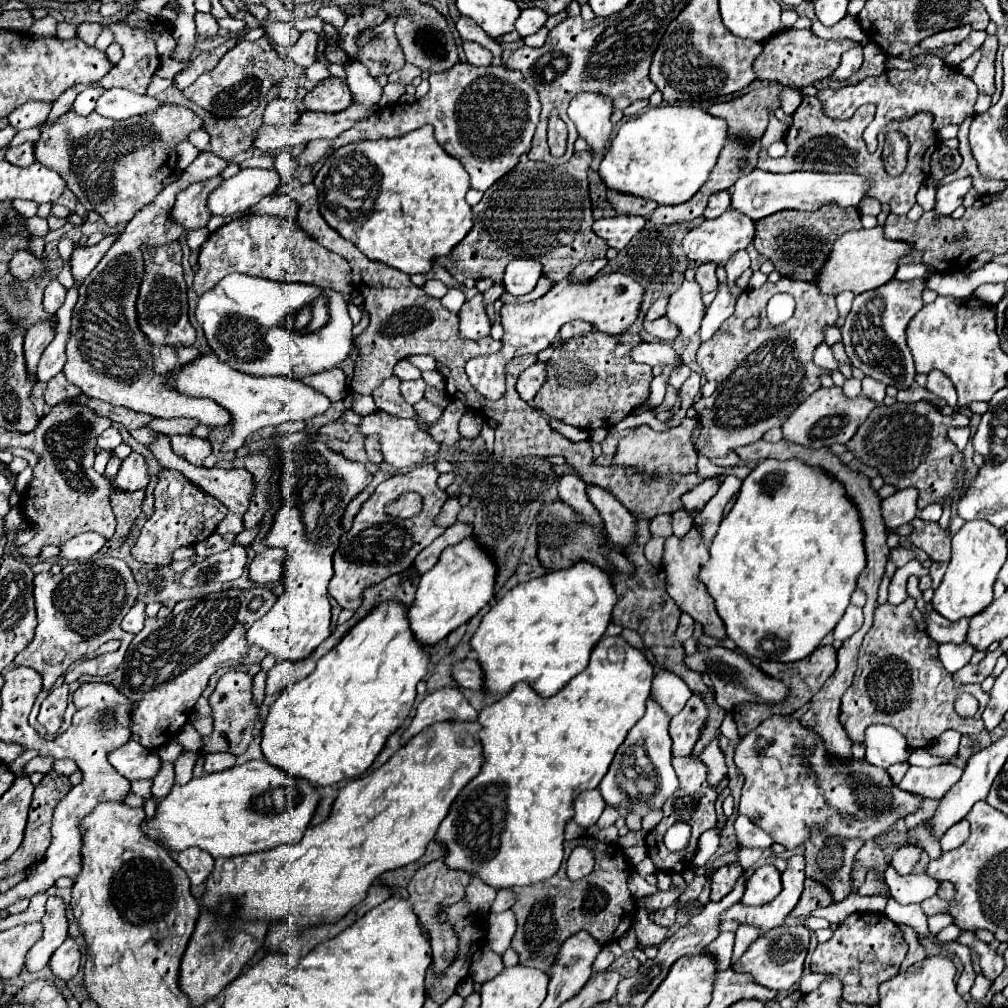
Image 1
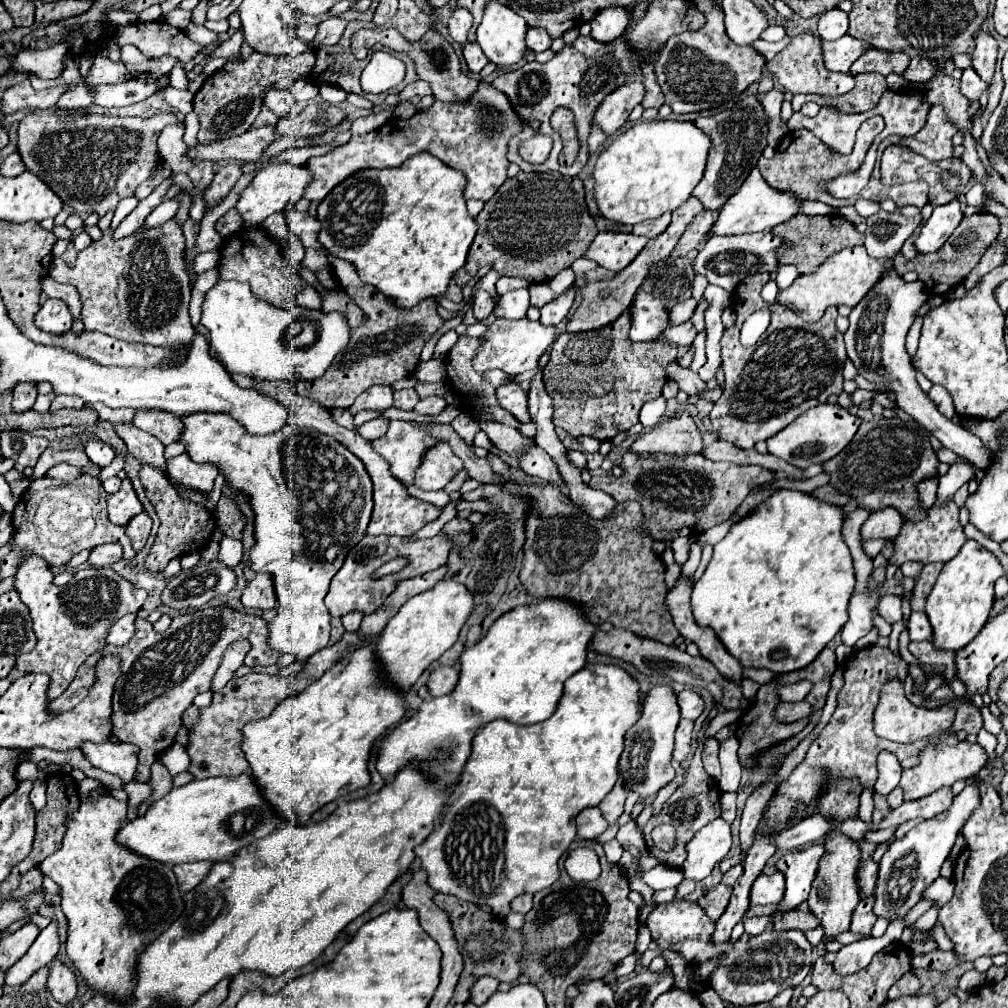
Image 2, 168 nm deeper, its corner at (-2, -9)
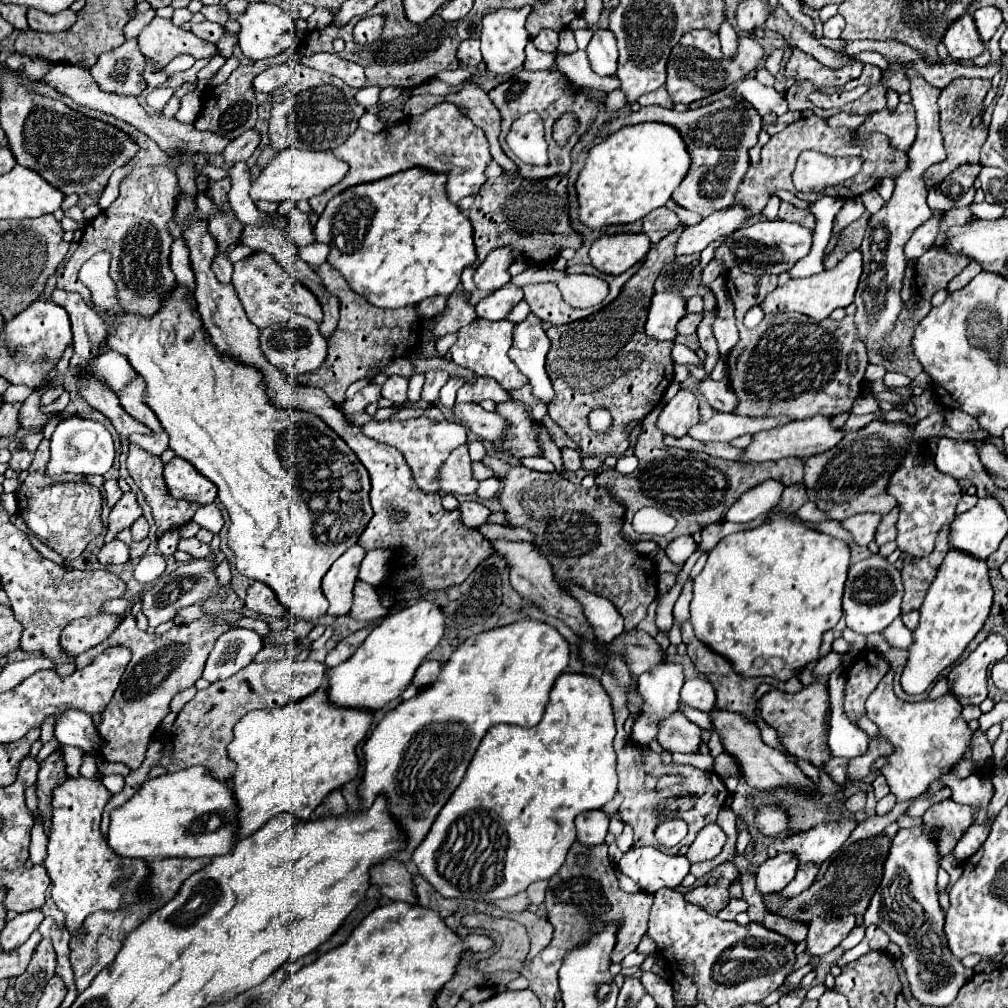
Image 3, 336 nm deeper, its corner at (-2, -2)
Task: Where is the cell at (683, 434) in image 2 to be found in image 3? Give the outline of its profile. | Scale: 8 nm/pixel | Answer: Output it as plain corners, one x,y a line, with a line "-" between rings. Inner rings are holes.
681,389
663,409
657,427
665,435
683,437
687,435
689,427
699,423
699,401
693,391

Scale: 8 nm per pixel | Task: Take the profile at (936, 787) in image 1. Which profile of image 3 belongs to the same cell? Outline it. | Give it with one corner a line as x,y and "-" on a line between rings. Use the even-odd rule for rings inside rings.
945,799
937,805
933,805
925,815
923,815
923,827
925,831
933,833
939,849
939,859
953,855
957,841
961,835
973,825
977,809
969,805
959,805
951,799

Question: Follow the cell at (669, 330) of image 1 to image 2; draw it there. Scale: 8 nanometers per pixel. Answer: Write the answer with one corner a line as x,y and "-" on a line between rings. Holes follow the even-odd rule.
683,322
679,326
669,326
663,330
663,340
667,340
669,344
675,346
691,346
695,340
697,330
693,328
691,322

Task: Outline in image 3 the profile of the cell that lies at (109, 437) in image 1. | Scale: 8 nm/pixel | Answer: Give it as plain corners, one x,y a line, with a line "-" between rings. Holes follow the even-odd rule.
67,417
61,419
57,429
51,435
51,457
45,467
45,475
55,477
63,473
79,473
79,475
105,475
113,465
113,439
111,433
93,419
83,417

